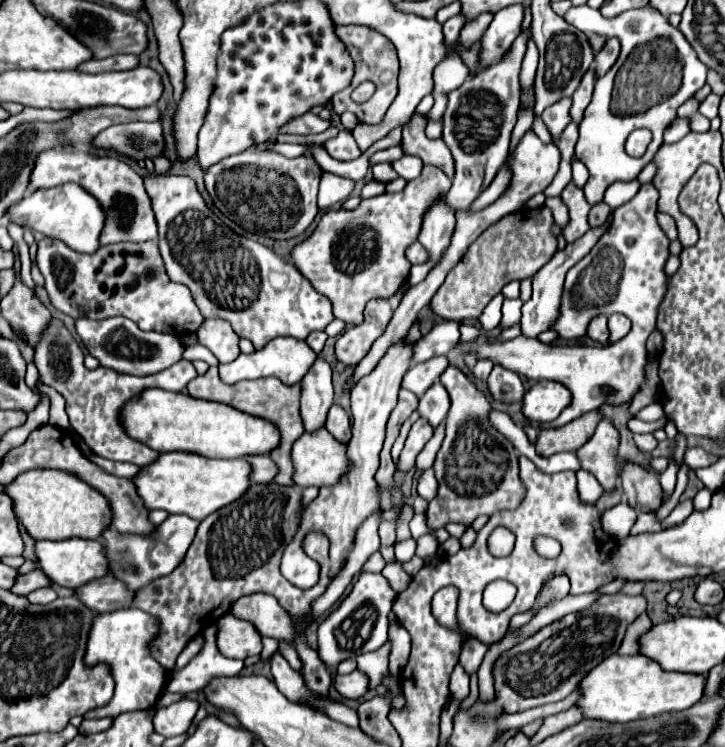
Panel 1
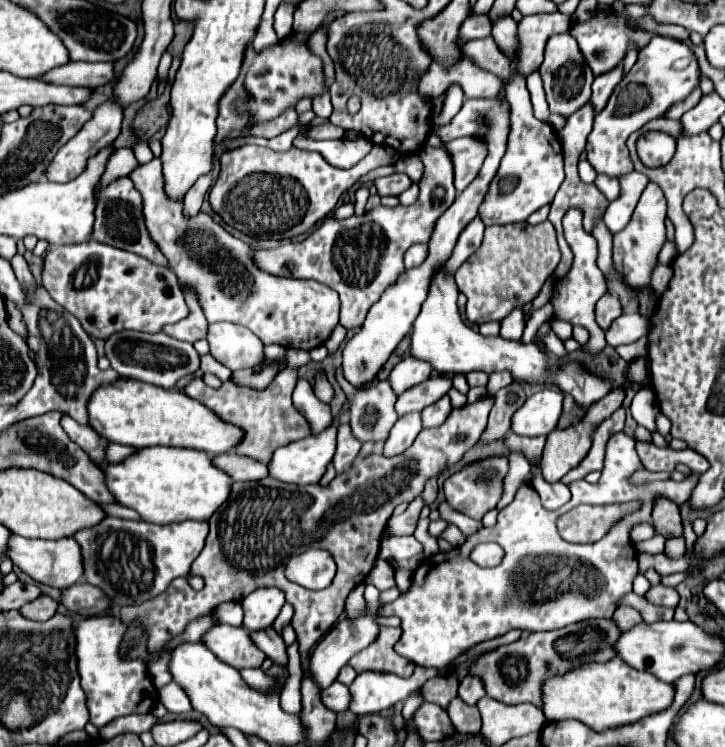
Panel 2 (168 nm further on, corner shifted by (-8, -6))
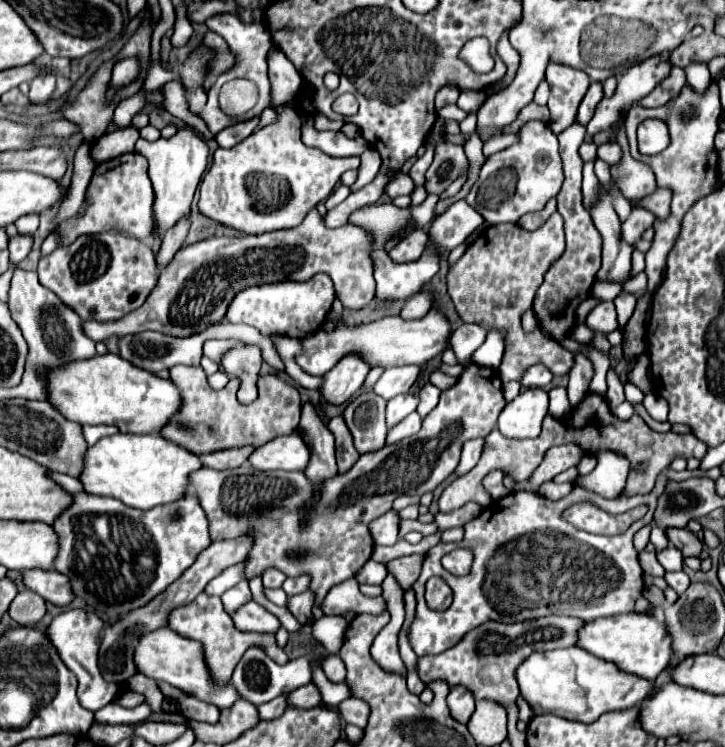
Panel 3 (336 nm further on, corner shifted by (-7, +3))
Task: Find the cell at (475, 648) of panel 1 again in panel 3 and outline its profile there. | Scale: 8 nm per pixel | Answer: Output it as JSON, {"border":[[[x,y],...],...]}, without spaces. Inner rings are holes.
{"border":[[[459,686],[459,688],[451,688],[451,692],[447,696],[447,706],[449,706],[451,716],[457,722],[467,724],[475,710],[475,700],[471,698],[469,690],[463,690],[463,686]]]}

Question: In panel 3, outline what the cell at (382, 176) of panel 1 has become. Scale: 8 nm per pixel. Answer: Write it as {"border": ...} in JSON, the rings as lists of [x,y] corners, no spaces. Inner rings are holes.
{"border":[[[399,172],[399,174],[395,174],[395,178],[387,184],[387,196],[391,196],[391,198],[397,198],[397,196],[409,196],[411,192],[413,192],[413,188],[415,188],[415,184],[411,182],[411,178],[407,176],[407,174],[403,174],[403,172]]]}

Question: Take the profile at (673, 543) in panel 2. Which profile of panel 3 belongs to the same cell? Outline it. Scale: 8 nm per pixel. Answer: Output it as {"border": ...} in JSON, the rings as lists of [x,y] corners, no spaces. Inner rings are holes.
{"border":[[[671,546],[667,550],[663,550],[663,554],[657,554],[657,560],[659,564],[667,570],[667,572],[673,572],[673,570],[681,570],[683,566],[683,556]]]}

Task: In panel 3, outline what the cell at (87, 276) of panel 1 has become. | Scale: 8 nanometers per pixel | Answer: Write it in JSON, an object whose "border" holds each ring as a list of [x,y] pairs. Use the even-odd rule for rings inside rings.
{"border":[[[113,232],[79,236],[71,246],[57,248],[47,258],[41,258],[37,272],[39,282],[51,292],[55,292],[63,304],[71,306],[71,310],[75,310],[83,320],[99,320],[99,322],[119,320],[127,312],[139,308],[159,278],[159,274],[155,274],[153,250],[147,244],[139,242],[137,238]]]}

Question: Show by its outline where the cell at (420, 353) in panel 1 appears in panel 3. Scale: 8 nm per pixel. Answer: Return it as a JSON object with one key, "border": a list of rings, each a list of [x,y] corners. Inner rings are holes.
{"border":[[[401,366],[401,368],[389,368],[381,374],[377,384],[373,386],[373,392],[379,394],[385,400],[395,398],[397,394],[405,394],[419,378],[419,366]]]}

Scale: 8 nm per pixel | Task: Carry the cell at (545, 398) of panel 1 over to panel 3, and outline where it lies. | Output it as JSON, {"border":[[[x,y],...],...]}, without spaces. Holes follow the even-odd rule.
{"border":[[[527,388],[515,400],[507,402],[497,418],[497,428],[505,438],[537,438],[547,414],[549,396],[541,388]]]}

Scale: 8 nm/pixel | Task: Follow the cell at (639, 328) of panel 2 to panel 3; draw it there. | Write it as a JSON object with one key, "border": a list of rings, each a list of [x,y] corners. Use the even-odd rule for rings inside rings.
{"border":[[[601,302],[597,308],[589,312],[585,318],[585,324],[593,331],[608,334],[618,329],[617,312],[613,302]]]}

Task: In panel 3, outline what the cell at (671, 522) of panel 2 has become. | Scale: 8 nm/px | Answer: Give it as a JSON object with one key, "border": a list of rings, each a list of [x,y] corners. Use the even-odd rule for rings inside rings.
{"border":[[[683,528],[683,530],[667,530],[667,538],[669,538],[669,542],[671,542],[685,558],[687,558],[687,556],[699,558],[703,544],[701,544],[701,540],[699,540],[693,532],[689,532],[687,528]]]}

